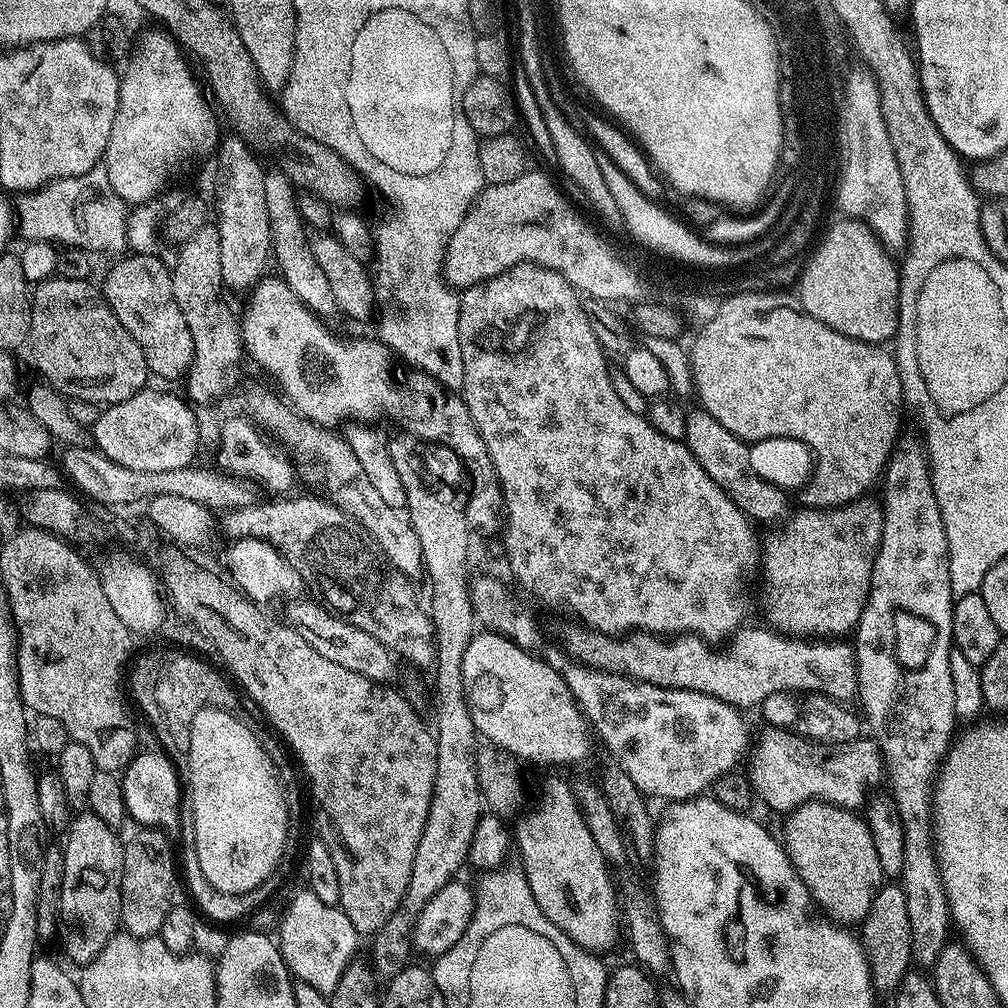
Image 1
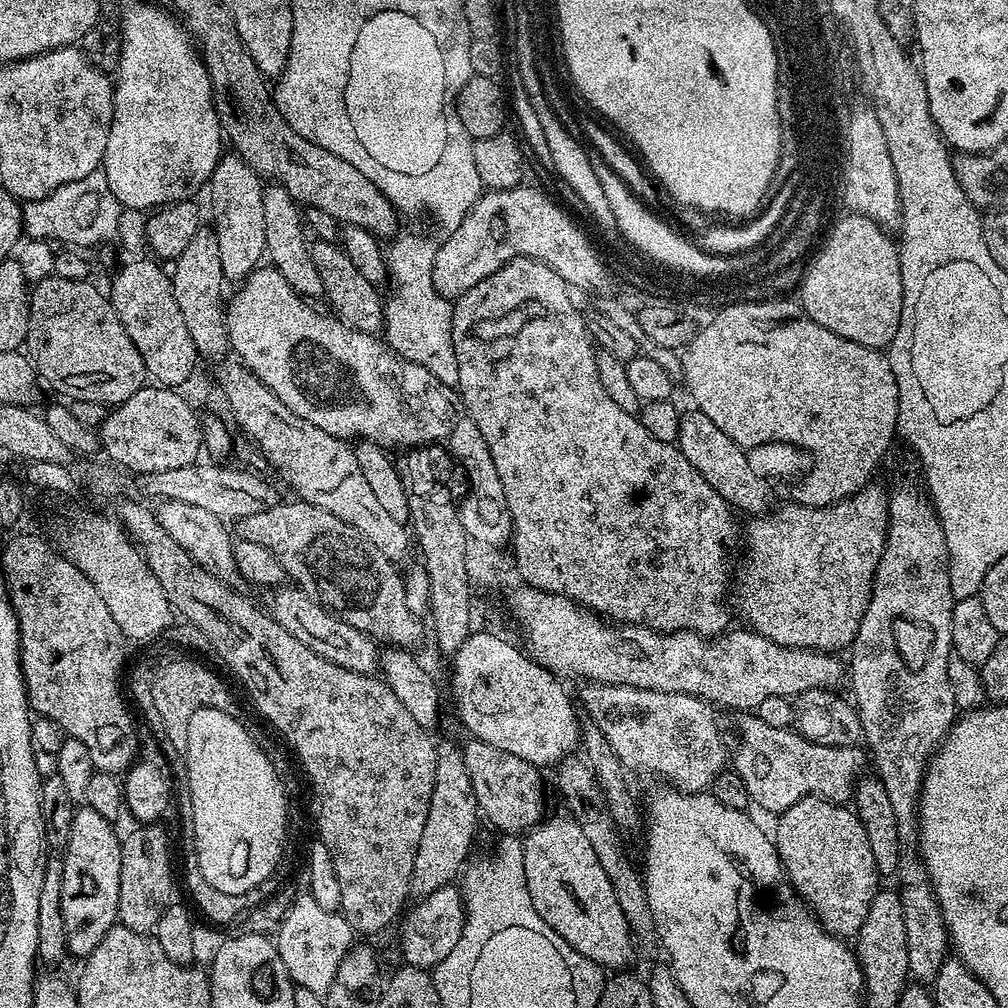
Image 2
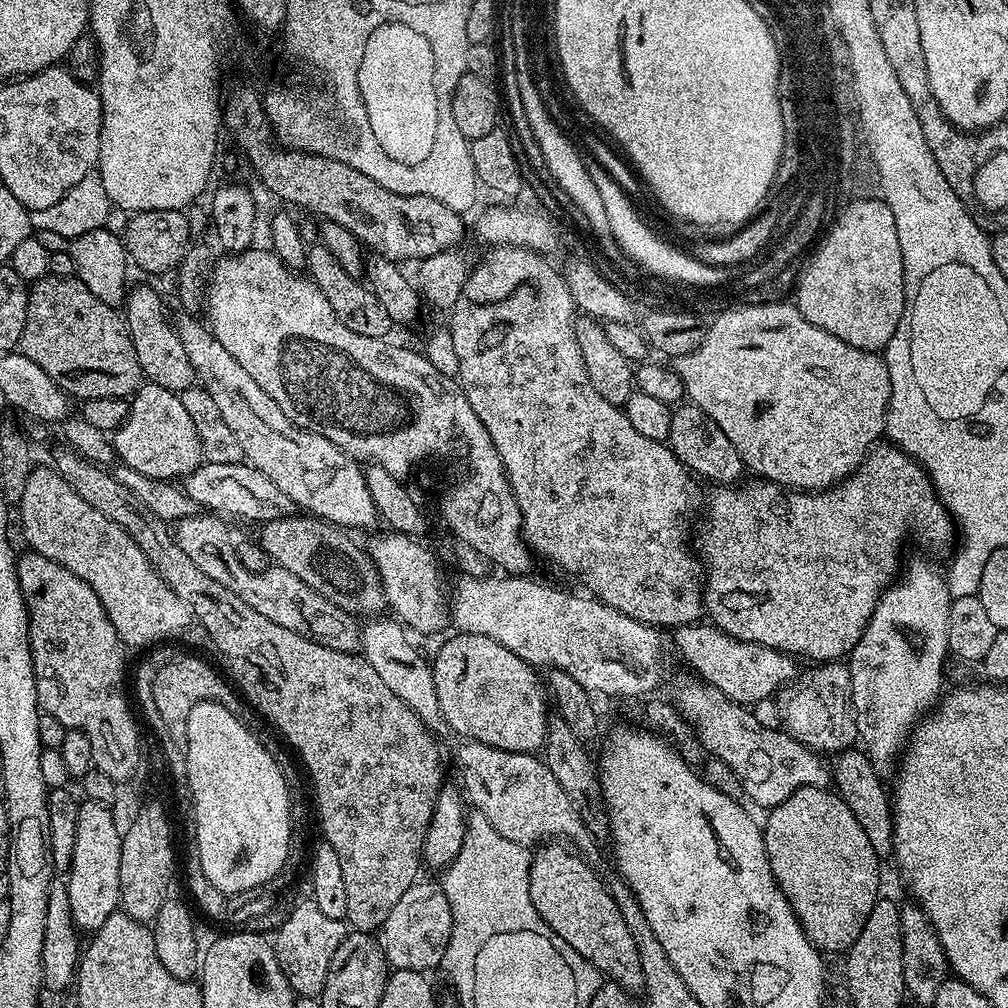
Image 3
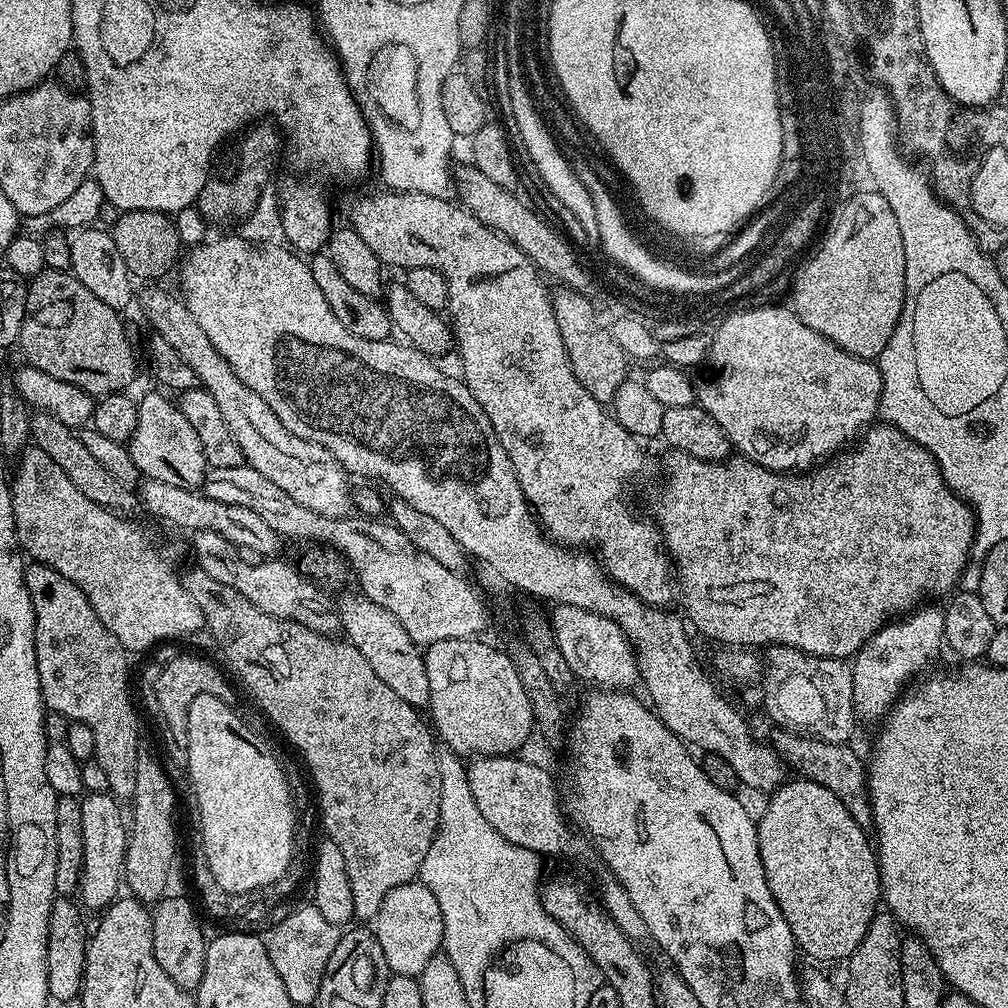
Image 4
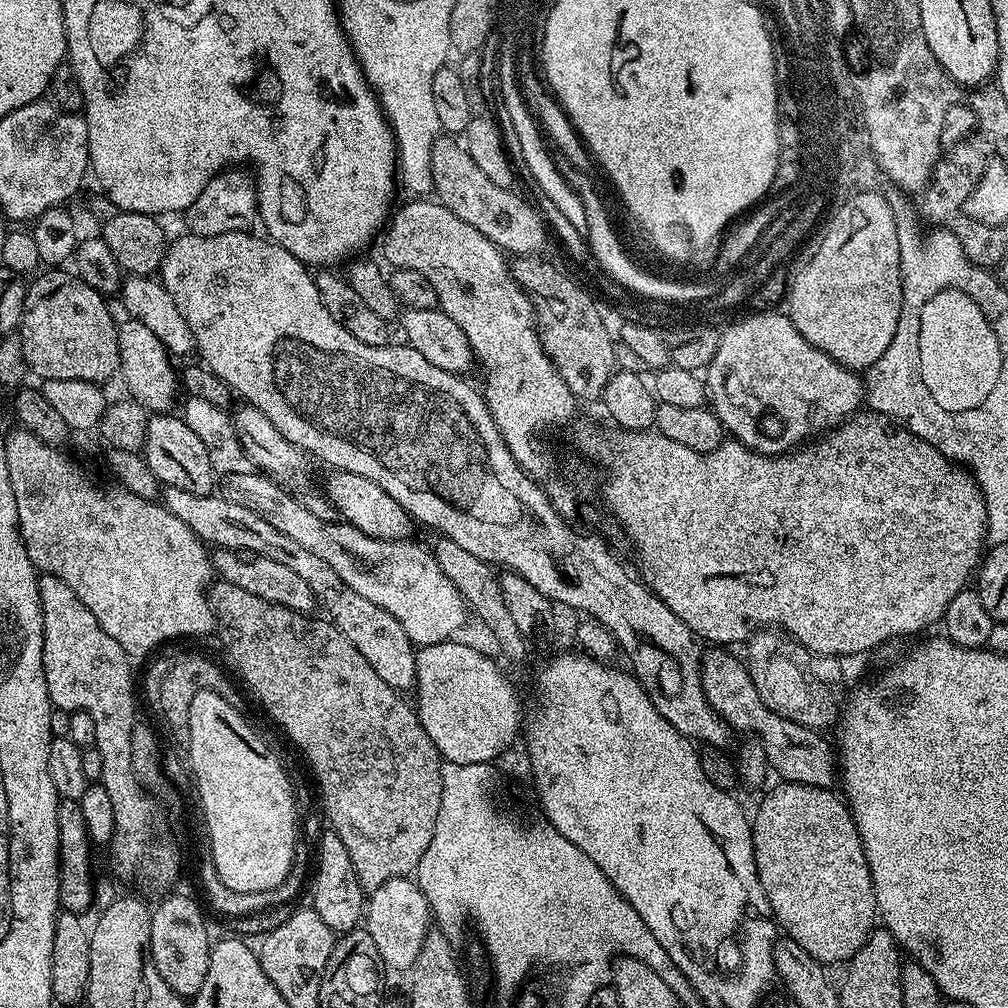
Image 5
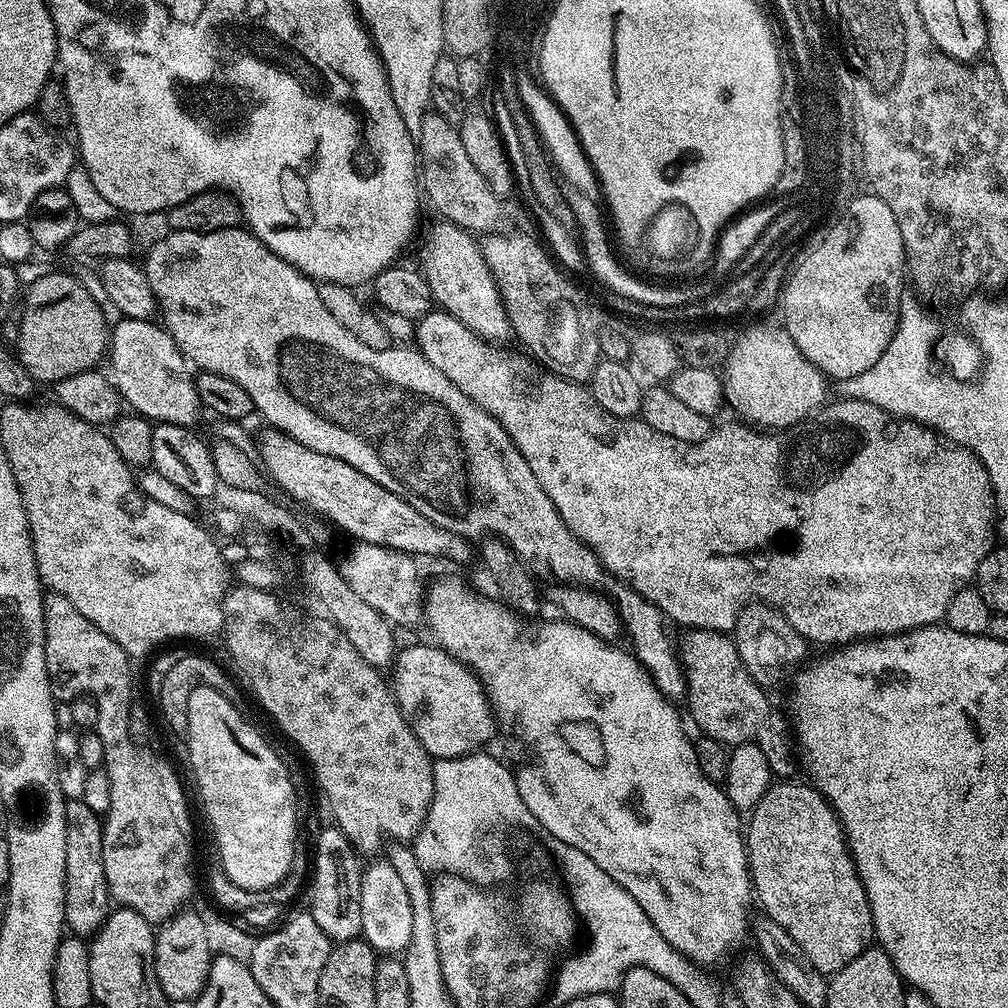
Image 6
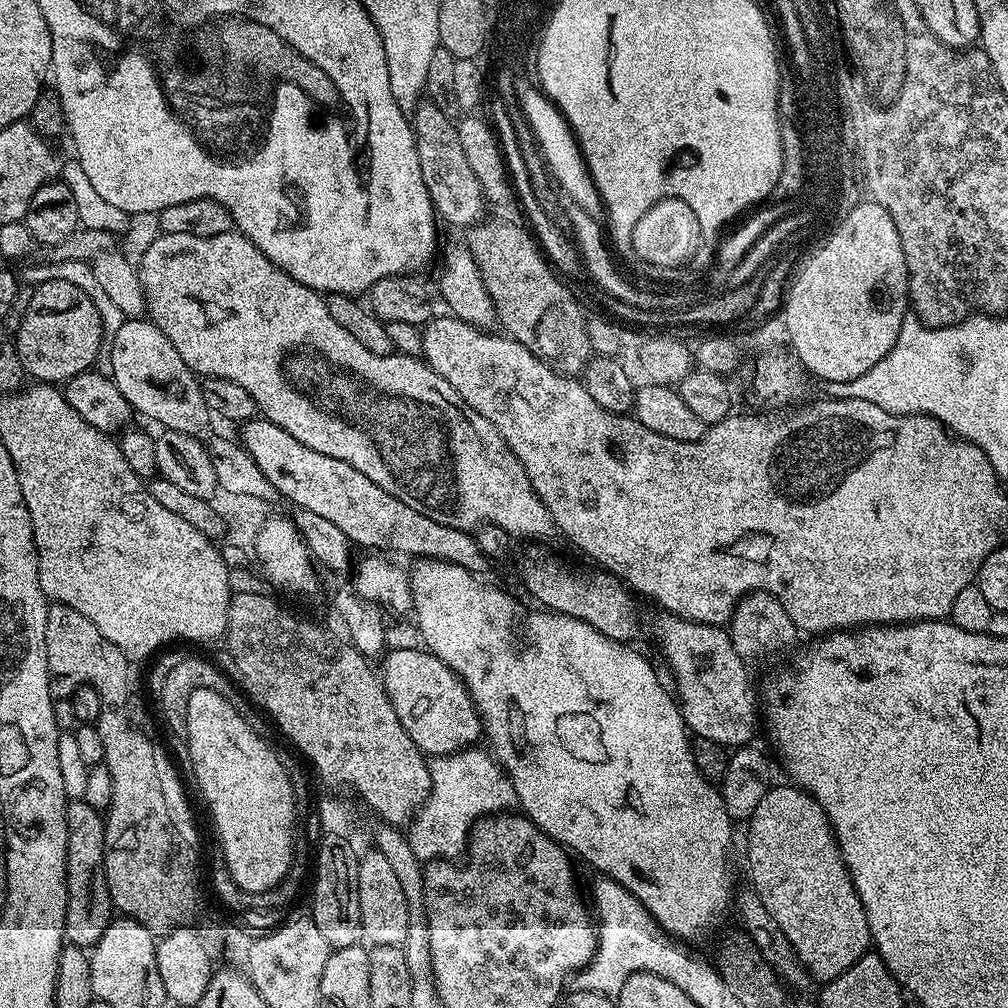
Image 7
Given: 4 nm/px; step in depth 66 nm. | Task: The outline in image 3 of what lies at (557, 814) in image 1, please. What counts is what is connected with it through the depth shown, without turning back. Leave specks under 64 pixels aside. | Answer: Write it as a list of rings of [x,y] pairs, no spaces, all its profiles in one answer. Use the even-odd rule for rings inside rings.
[[[549,842],[535,849],[528,877],[530,902],[534,902],[534,910],[538,910],[542,922],[582,958],[588,959],[601,977],[622,986],[630,994],[639,993],[644,979],[634,934],[630,934],[622,920],[618,902],[610,898],[608,885],[587,860],[563,842]]]

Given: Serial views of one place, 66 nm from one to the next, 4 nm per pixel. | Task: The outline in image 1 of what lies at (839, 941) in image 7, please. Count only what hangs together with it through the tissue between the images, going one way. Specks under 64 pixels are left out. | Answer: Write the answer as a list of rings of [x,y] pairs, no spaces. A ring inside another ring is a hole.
[[[809,800],[787,813],[785,820],[783,846],[820,911],[841,926],[859,925],[886,880],[867,819],[850,808]]]

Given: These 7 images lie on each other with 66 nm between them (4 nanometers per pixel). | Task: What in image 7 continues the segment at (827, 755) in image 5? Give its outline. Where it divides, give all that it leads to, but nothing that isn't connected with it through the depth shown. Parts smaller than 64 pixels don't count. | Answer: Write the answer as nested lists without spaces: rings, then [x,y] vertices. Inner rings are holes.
[[[661,615],[660,620],[660,652],[676,679],[674,696],[680,706],[684,726],[693,737],[710,738],[710,742],[723,744],[729,750],[747,745],[748,740],[756,732],[756,716],[758,720],[758,694],[752,690],[748,681],[749,665],[734,650],[734,642],[728,636],[727,627],[718,624],[690,622],[681,616]]]

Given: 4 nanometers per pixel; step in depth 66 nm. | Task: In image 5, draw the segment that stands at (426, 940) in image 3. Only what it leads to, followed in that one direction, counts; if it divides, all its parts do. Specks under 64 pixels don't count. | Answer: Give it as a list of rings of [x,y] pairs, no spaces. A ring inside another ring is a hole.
[[[406,876],[390,878],[390,882],[382,882],[382,886],[371,889],[367,897],[366,927],[378,946],[380,963],[385,969],[393,968],[401,974],[411,970],[432,923],[432,910],[415,879]]]

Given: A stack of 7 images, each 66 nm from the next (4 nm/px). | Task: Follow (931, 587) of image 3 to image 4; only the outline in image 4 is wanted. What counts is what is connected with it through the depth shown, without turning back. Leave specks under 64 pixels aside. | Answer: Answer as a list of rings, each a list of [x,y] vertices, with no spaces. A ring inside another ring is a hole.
[[[920,606],[893,619],[864,643],[851,661],[854,706],[861,721],[876,720],[901,699],[904,687],[942,652],[944,614],[939,607]]]

